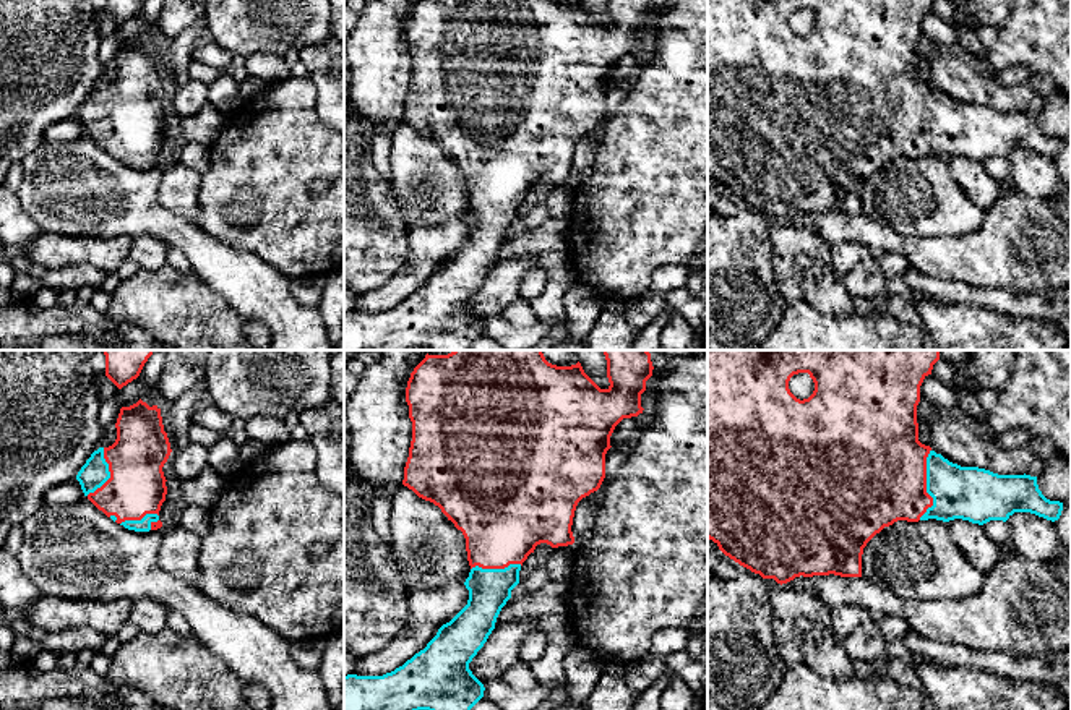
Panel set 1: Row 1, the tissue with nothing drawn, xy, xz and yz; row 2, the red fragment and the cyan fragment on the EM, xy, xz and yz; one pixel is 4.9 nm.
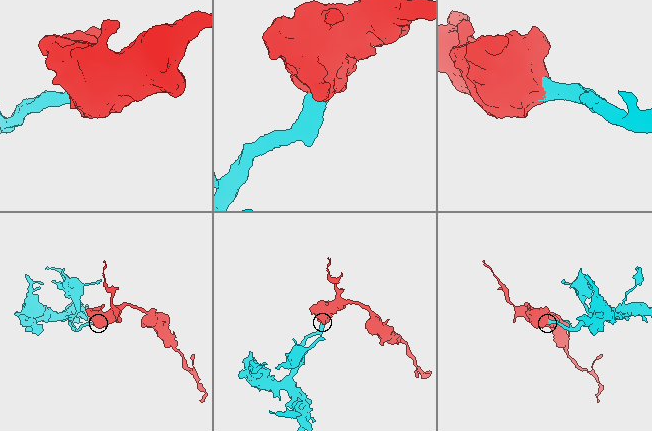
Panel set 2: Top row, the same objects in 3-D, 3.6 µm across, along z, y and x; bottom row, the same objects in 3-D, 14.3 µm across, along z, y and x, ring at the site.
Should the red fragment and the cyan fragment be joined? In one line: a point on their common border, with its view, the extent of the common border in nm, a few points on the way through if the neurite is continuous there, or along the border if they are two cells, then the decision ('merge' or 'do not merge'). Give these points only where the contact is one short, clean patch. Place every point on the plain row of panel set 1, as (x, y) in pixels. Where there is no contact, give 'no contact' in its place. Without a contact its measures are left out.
contact yz (925, 122); length 360 nm; merge

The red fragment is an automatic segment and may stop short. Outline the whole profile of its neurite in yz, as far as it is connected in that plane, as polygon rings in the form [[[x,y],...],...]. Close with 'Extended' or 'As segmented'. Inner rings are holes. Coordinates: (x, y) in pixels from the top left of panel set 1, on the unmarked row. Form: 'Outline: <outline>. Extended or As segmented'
Outline: [[[708,0],[708,175],[740,203],[787,220],[795,214],[841,212],[862,214],[862,191],[867,180],[884,164],[897,157],[918,159],[954,156],[983,162],[990,157],[1006,159],[1014,149],[1030,149],[1047,157],[1058,157],[1063,139],[1047,136],[1030,112],[998,112],[979,104],[961,104],[918,78],[917,42],[920,23],[931,11],[935,0]],[[808,10],[815,28],[808,36],[797,36],[789,18],[794,11]]]. Extended

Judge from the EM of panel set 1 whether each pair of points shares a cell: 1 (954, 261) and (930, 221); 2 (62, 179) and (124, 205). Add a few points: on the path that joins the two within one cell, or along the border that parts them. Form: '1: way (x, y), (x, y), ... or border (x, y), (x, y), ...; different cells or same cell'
1: border (976, 229), (961, 235), (901, 235); different cells
2: way (77, 188), (109, 198); same cell

